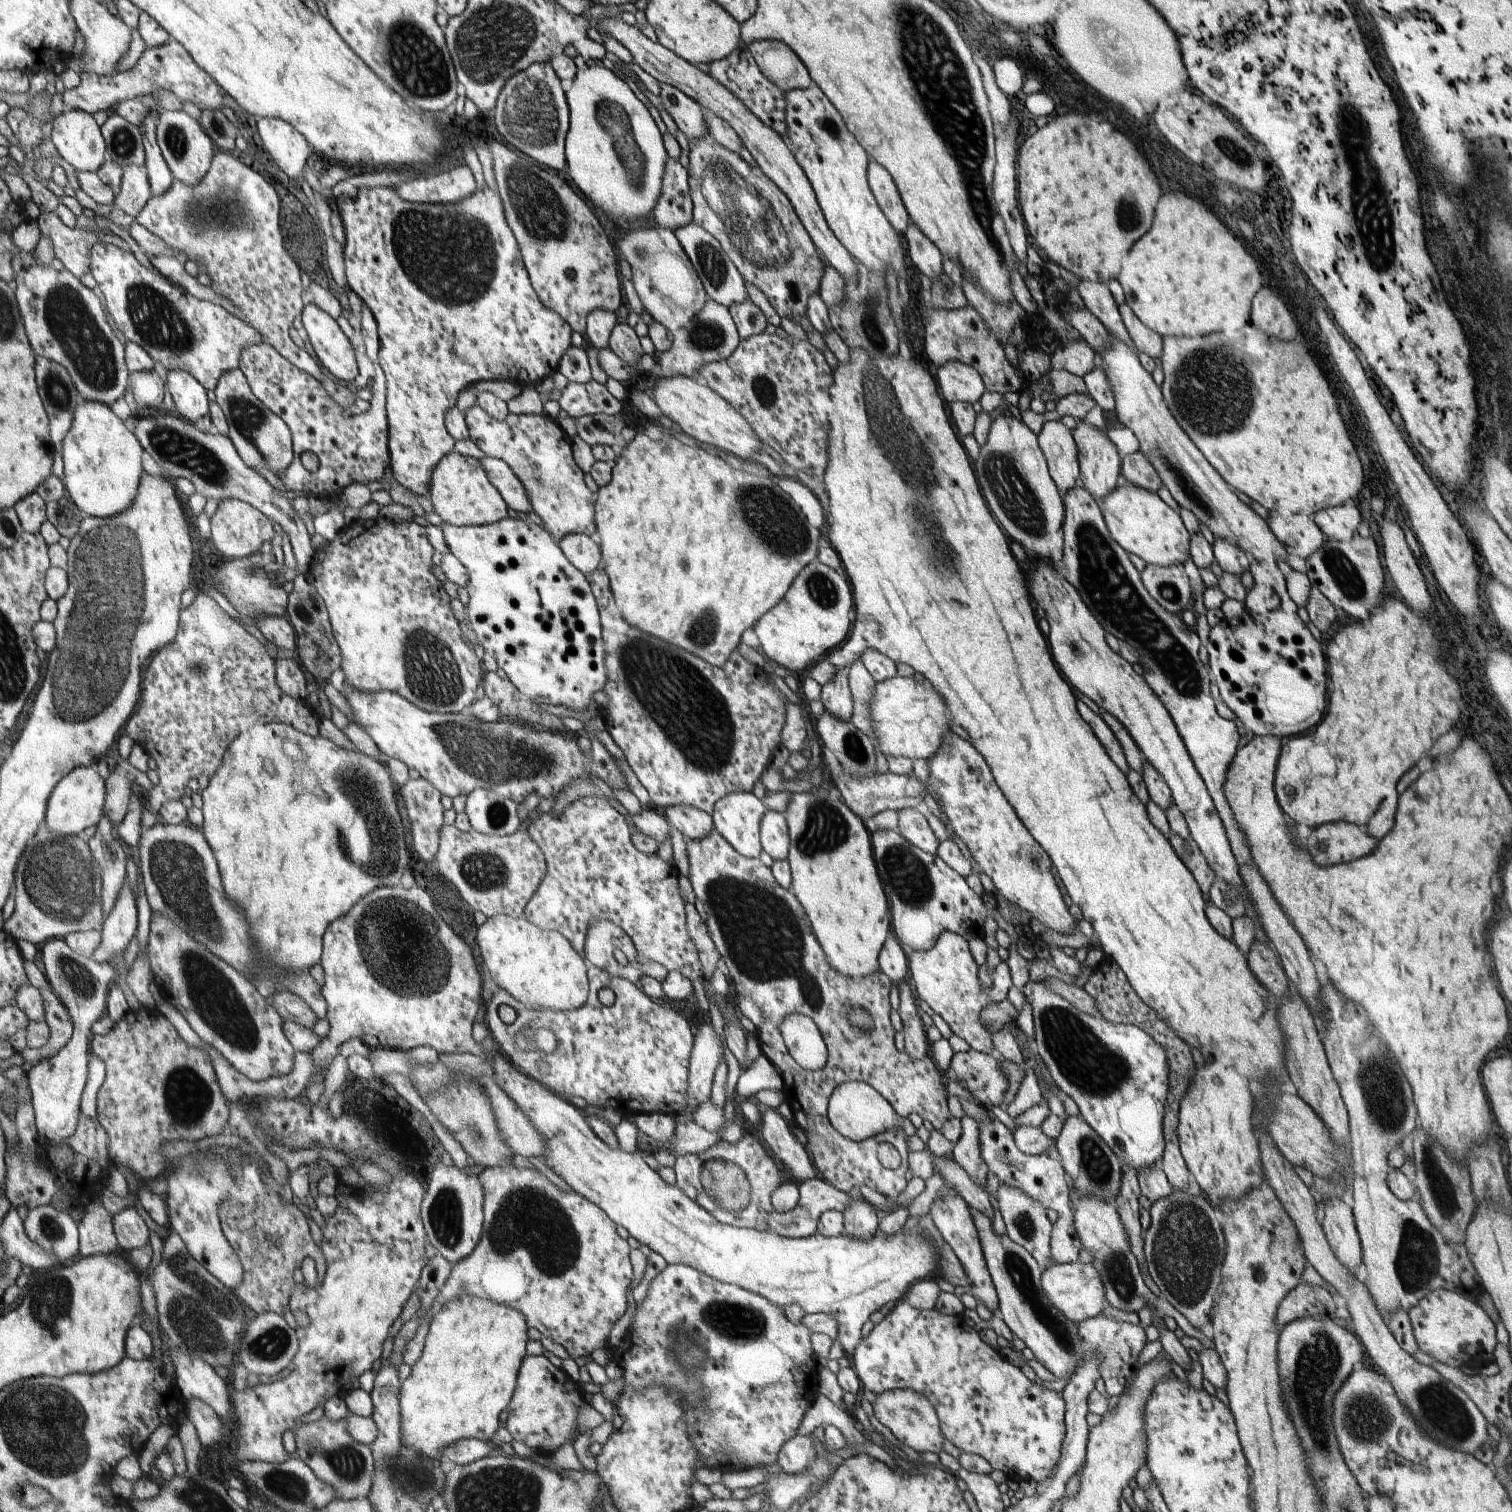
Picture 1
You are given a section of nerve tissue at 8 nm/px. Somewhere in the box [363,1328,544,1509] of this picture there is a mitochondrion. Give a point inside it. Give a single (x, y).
(414, 1477)

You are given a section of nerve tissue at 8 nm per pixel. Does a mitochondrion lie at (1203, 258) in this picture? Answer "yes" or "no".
no

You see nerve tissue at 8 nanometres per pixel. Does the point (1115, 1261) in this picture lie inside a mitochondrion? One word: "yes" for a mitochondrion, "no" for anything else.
yes

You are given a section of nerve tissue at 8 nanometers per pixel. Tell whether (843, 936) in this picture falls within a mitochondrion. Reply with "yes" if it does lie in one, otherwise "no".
no

